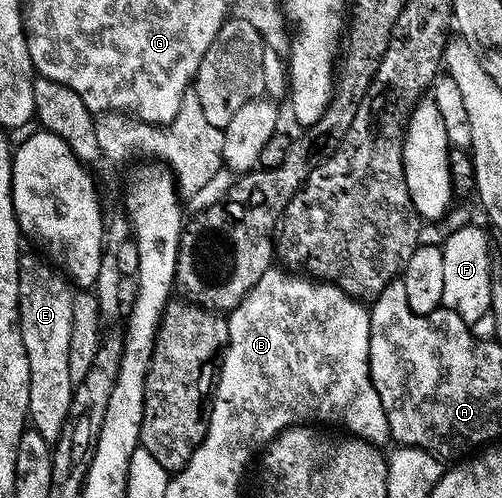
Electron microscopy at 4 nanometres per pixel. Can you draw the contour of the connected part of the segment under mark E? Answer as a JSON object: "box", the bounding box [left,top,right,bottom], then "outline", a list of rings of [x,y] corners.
{"box":[20,251,74,443],"outline":[[[28,251],[21,252],[20,255],[20,330],[22,343],[26,347],[26,359],[30,359],[30,425],[40,432],[42,439],[54,443],[72,406],[74,375],[70,371],[70,335],[74,327],[74,289],[43,256],[40,257],[35,257]]]}

